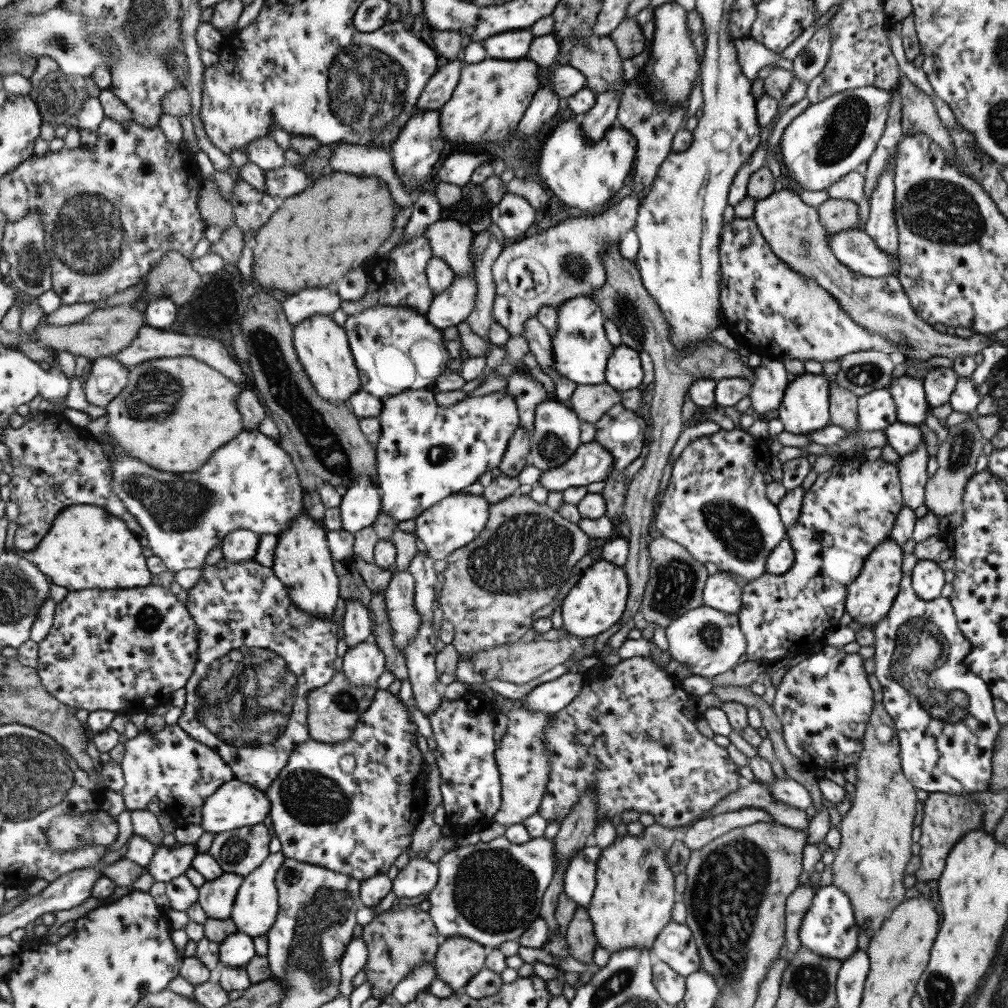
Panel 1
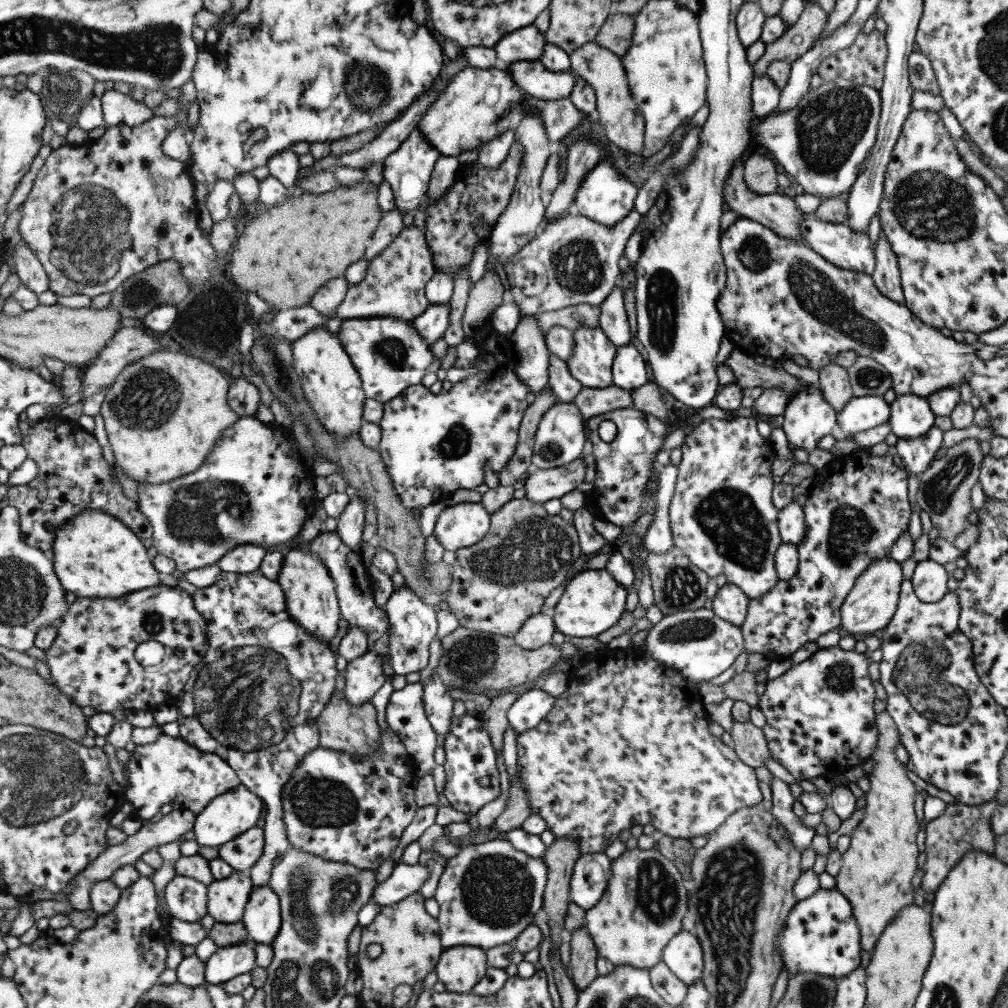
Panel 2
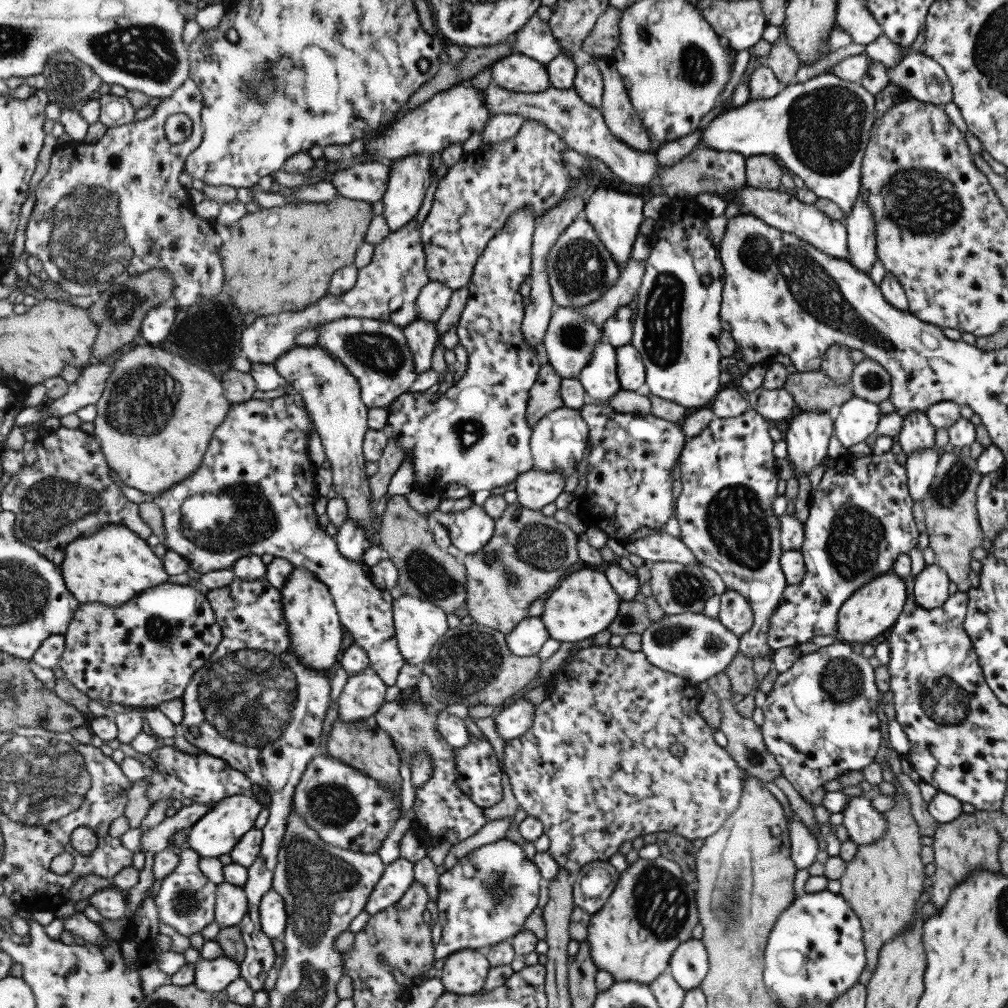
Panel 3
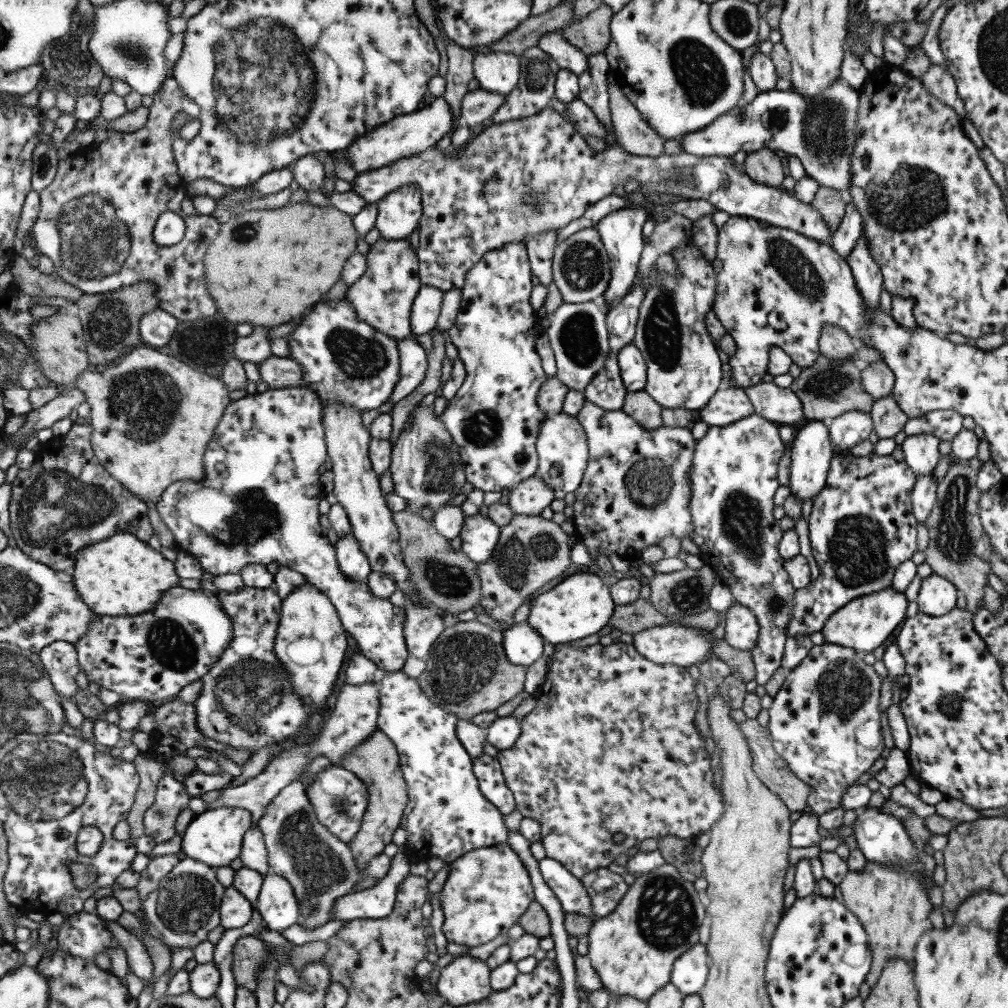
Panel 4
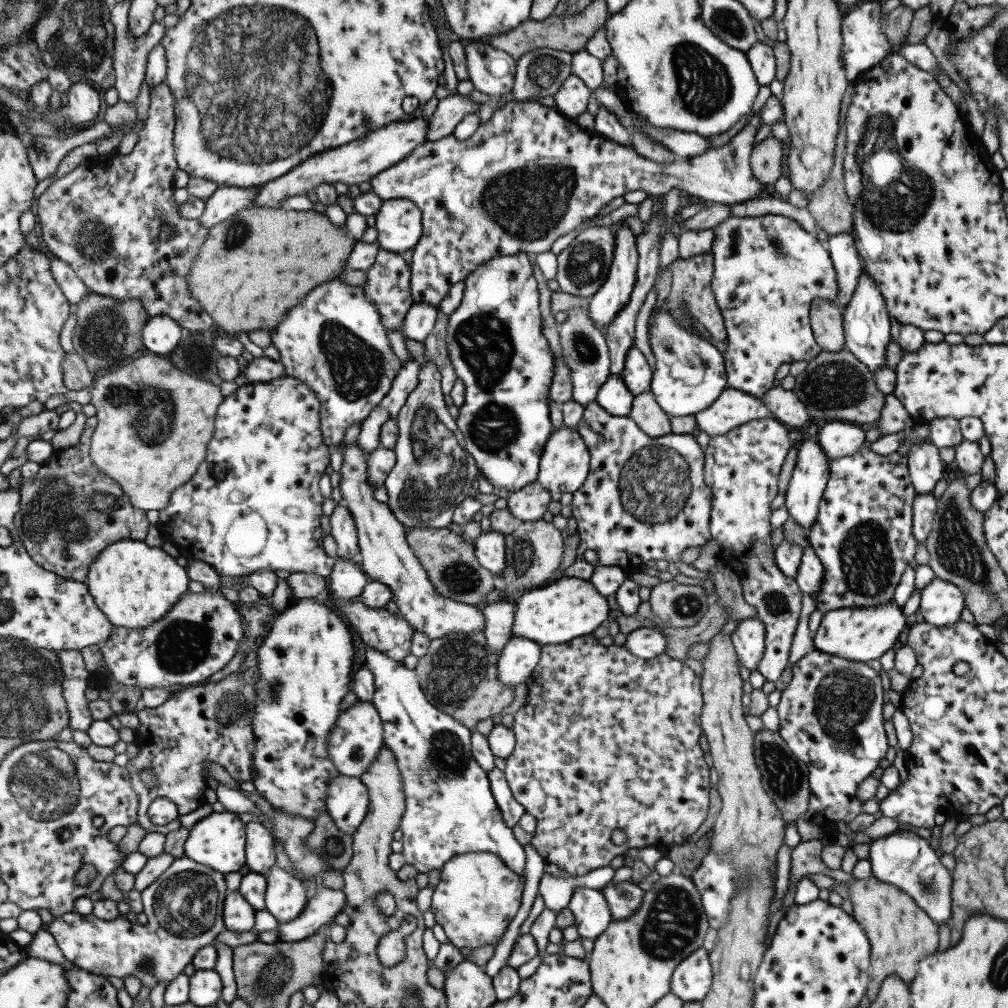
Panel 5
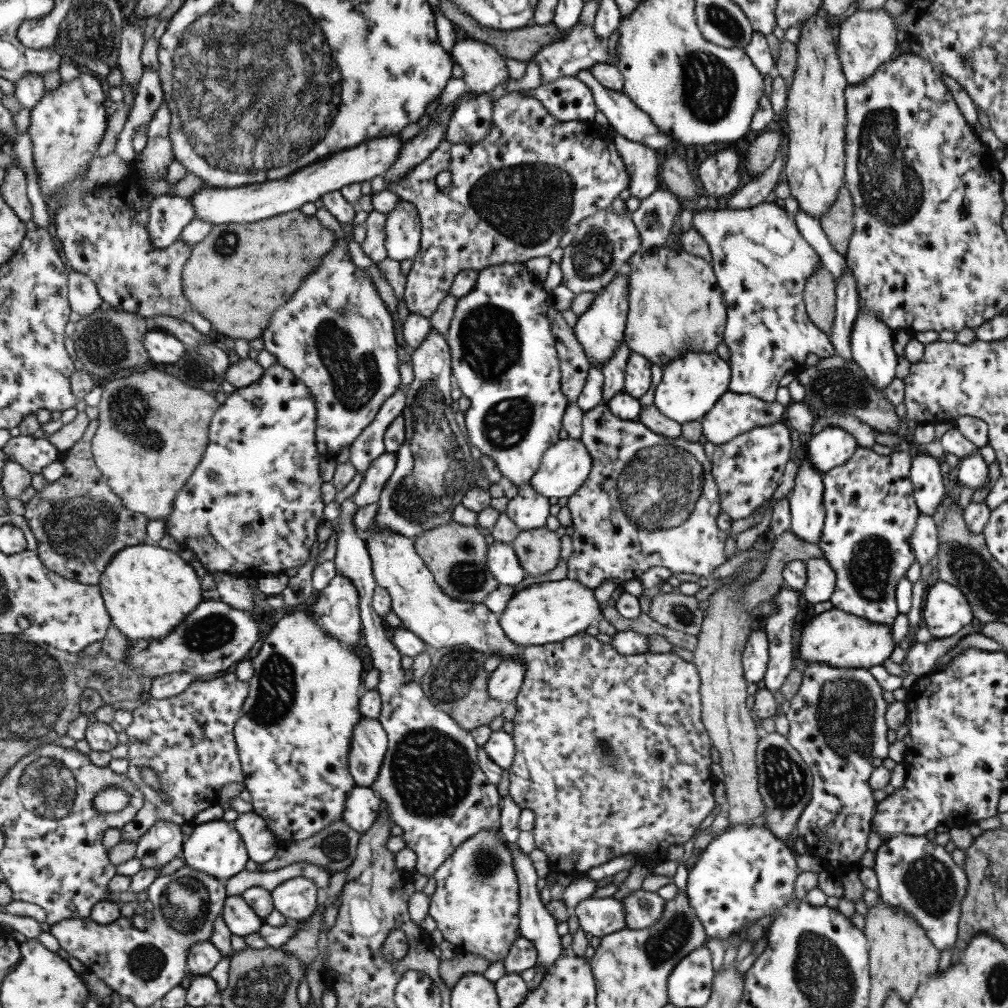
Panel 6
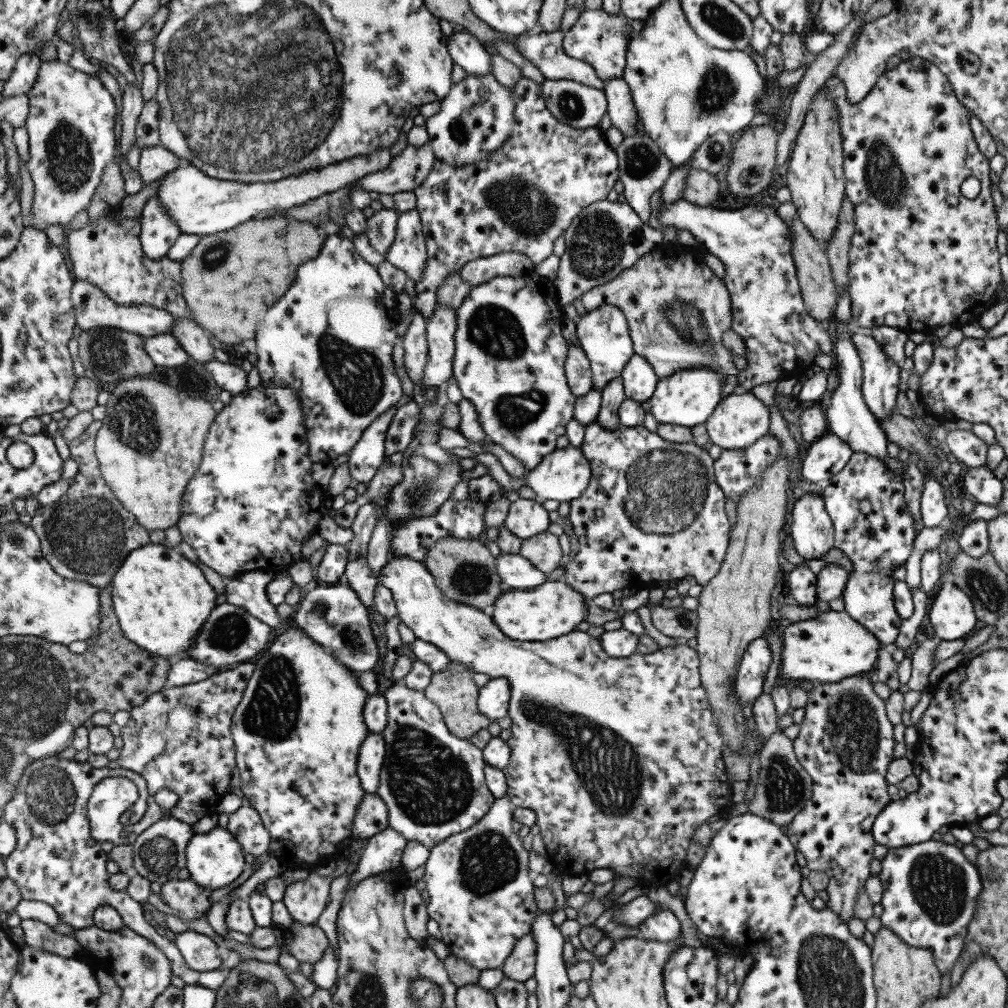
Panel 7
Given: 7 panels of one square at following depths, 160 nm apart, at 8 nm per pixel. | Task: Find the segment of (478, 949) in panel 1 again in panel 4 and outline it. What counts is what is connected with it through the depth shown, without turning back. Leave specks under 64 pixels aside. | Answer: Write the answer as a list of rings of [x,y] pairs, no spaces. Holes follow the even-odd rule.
[[[461,954],[441,969],[438,992],[453,1006],[482,1001],[495,991],[492,968],[486,960]]]

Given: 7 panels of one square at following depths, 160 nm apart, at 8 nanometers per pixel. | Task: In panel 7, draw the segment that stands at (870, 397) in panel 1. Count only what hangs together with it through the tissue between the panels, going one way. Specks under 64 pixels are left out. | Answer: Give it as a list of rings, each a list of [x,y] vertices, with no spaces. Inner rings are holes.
[[[825,432],[814,440],[801,462],[801,476],[806,482],[831,478],[852,456],[849,445],[833,433]]]

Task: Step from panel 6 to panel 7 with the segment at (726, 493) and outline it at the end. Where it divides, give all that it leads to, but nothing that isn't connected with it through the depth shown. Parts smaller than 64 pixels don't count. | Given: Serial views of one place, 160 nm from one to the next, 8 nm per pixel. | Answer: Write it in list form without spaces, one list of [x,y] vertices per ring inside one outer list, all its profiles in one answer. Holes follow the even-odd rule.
[[[765,433],[757,438],[752,445],[737,450],[721,450],[719,458],[712,461],[714,468],[714,479],[717,486],[723,491],[724,498],[729,498],[737,503],[744,492],[754,488],[760,480],[762,470],[765,470],[777,457],[779,457],[780,442],[770,433]]]

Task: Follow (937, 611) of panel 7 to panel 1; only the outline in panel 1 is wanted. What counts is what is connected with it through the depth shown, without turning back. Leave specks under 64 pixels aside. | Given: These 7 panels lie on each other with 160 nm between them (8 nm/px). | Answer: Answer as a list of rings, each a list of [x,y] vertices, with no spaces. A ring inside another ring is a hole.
[[[918,560],[910,574],[910,585],[921,600],[939,597],[943,581],[943,570],[932,560]]]

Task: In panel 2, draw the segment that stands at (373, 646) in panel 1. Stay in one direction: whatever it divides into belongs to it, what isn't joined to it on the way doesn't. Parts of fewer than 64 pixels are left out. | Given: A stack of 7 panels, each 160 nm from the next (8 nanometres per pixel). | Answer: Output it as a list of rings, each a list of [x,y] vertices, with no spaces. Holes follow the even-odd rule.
[[[367,652],[346,666],[345,698],[354,706],[361,707],[371,702],[371,698],[385,684],[383,658],[375,652]]]

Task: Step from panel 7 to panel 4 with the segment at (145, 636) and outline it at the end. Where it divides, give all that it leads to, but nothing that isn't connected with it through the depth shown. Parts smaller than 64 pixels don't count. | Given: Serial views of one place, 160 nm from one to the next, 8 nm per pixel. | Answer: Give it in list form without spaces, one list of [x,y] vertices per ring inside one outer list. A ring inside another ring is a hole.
[[[124,532],[85,546],[71,574],[76,589],[95,613],[103,616],[137,616],[153,610],[166,590],[179,586],[175,562],[167,560],[137,535]]]

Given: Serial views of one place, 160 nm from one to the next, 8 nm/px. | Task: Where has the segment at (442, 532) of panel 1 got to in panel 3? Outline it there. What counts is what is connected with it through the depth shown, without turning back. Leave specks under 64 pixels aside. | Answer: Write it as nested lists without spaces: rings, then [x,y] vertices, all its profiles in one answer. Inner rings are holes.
[[[473,504],[468,509],[456,513],[445,513],[435,509],[426,519],[445,526],[452,544],[462,555],[479,552],[496,533],[496,519],[484,509],[484,505]]]

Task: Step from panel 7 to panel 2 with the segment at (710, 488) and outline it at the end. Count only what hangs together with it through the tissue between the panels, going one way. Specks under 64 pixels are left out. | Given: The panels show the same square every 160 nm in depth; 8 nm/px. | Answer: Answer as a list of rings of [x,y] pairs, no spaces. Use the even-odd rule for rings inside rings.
[[[633,407],[605,411],[599,416],[588,418],[585,424],[590,430],[593,445],[594,478],[590,495],[593,515],[620,528],[631,525],[639,516],[654,512],[656,499],[648,492],[646,484],[652,479],[657,467],[651,463],[660,452],[661,443],[667,436],[667,428],[659,418],[635,410]],[[603,420],[615,424],[616,434],[610,442],[603,442],[597,436],[597,425]]]

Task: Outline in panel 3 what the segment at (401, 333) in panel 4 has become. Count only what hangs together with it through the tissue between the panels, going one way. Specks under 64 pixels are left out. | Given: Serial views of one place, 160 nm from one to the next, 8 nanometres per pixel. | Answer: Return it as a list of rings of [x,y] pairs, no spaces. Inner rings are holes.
[[[417,220],[409,222],[397,232],[392,232],[383,243],[375,246],[373,255],[372,261],[359,269],[357,284],[349,292],[339,296],[328,294],[305,310],[287,312],[279,316],[265,316],[251,323],[244,330],[243,355],[251,363],[275,363],[280,356],[296,346],[296,338],[300,334],[341,318],[371,318],[381,322],[393,322],[401,328],[416,322],[419,319],[419,294],[430,281],[421,226],[417,224]],[[395,296],[402,296],[403,304],[391,312],[389,304]]]

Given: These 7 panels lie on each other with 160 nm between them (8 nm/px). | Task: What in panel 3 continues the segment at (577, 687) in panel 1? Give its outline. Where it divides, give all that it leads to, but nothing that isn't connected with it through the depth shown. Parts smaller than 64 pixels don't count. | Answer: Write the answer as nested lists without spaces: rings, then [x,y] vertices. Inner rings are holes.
[[[525,698],[513,702],[497,716],[497,730],[506,740],[523,735],[531,727],[531,719],[536,706],[531,705]]]

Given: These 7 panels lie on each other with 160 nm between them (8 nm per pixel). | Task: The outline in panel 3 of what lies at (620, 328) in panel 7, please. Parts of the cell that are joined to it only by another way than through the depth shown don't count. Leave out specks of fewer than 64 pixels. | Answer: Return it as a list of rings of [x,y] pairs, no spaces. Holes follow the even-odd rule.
[[[609,184],[590,189],[585,197],[584,208],[580,216],[589,222],[598,240],[621,269],[631,257],[632,246],[639,233],[639,225],[644,220],[642,215],[644,203],[639,196],[618,191],[617,188],[613,189]]]

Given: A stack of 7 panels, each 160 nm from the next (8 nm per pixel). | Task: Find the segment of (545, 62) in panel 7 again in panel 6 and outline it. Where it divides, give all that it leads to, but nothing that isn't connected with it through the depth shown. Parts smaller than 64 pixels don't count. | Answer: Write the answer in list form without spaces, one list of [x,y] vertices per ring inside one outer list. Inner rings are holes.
[[[589,69],[580,70],[576,74],[576,77],[582,80],[585,86],[588,86],[596,109],[605,115],[608,126],[611,126],[615,133],[623,136],[623,138],[640,142],[643,146],[660,151],[672,151],[672,149],[676,149],[675,146],[671,146],[672,138],[664,132],[661,132],[651,122],[649,116],[641,109],[638,109],[628,96],[625,96],[621,91],[617,92],[601,86],[598,81],[594,79]]]

